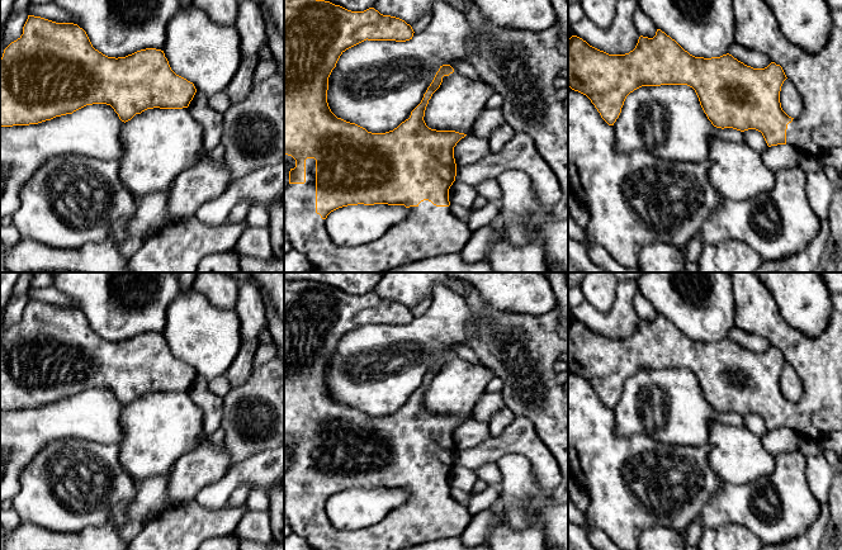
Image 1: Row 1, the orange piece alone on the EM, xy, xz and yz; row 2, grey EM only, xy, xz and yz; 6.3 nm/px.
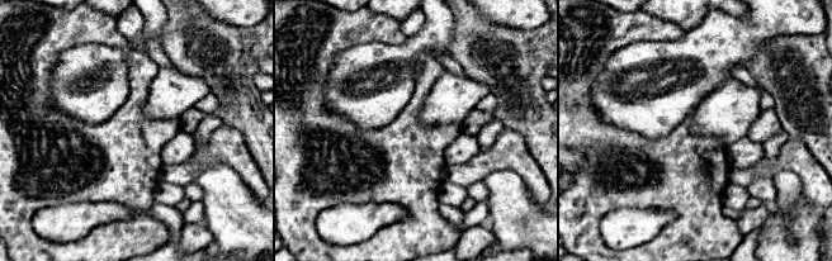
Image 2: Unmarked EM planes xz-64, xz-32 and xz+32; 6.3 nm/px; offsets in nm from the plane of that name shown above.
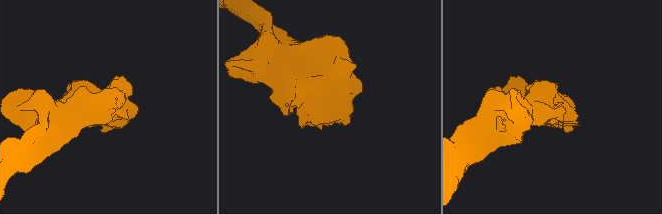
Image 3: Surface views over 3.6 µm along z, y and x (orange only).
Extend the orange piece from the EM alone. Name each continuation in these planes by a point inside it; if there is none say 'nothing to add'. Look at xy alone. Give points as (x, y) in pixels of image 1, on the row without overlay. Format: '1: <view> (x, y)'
nothing to add

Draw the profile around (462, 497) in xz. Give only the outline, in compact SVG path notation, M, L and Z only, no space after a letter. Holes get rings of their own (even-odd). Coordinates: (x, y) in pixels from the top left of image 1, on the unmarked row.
M450 488L449 489L449 494L450 497L457 501L458 503L463 504L463 506L468 506L469 502L470 502L470 494L472 493L468 493L468 492L464 492L462 489L458 489L458 488Z

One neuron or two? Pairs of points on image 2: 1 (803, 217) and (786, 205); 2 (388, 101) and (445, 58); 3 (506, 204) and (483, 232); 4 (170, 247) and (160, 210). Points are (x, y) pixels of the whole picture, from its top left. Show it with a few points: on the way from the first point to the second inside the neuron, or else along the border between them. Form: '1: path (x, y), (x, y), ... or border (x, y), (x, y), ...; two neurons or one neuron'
1: border (807, 200), (786, 214), (781, 214), (775, 208); two neurons
2: border (449, 53), (439, 53), (435, 58); two neurons
3: border (487, 224), (497, 241); two neurons
4: path (174, 238), (174, 224), (169, 219); one neuron

